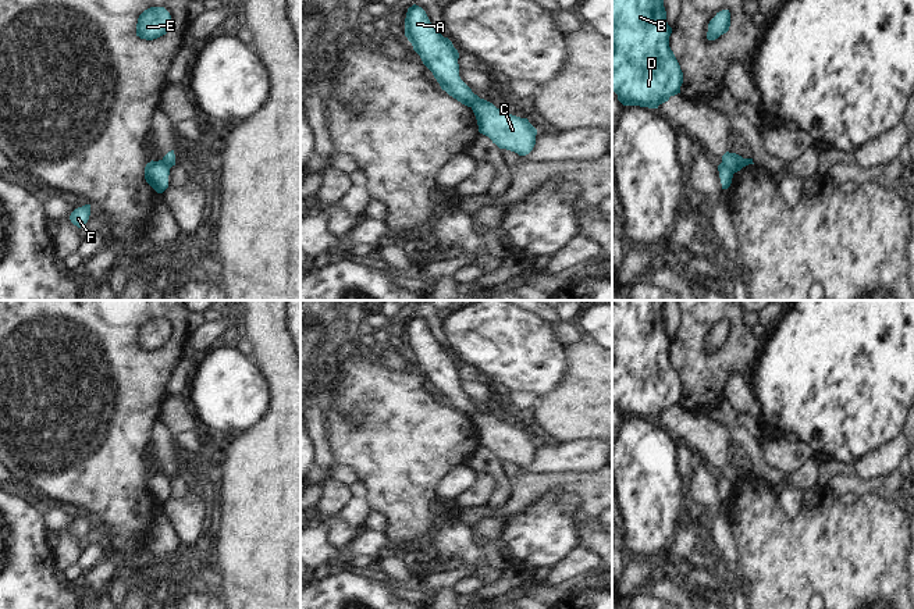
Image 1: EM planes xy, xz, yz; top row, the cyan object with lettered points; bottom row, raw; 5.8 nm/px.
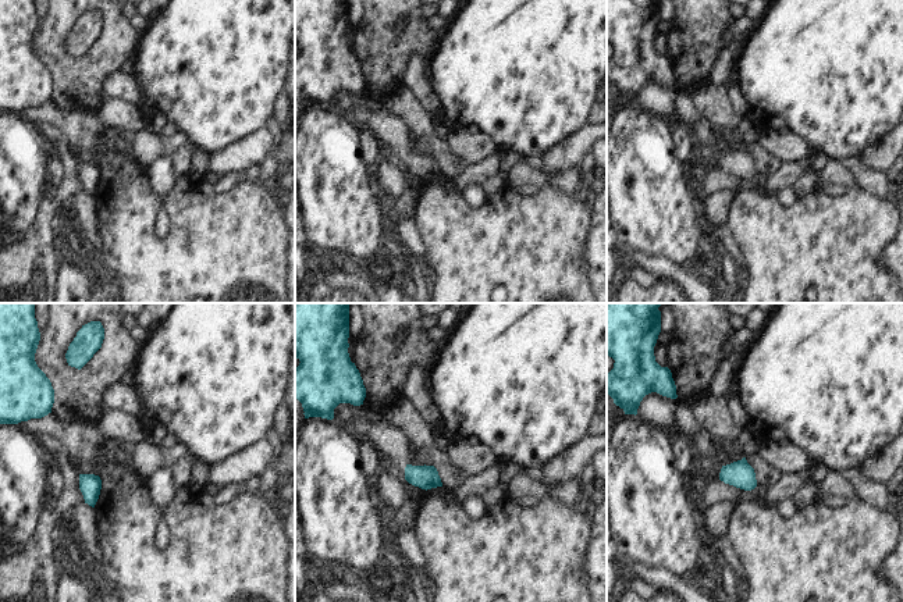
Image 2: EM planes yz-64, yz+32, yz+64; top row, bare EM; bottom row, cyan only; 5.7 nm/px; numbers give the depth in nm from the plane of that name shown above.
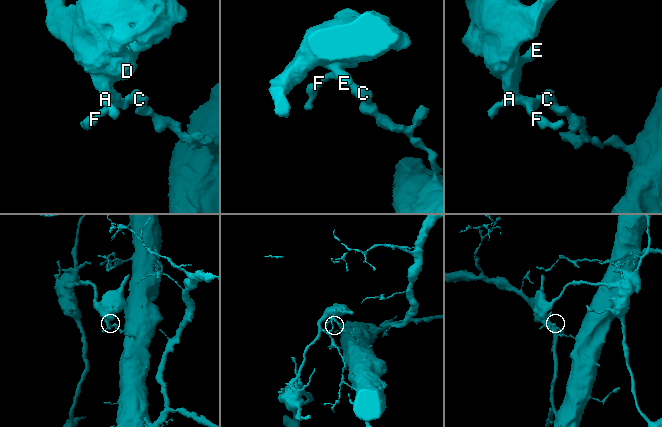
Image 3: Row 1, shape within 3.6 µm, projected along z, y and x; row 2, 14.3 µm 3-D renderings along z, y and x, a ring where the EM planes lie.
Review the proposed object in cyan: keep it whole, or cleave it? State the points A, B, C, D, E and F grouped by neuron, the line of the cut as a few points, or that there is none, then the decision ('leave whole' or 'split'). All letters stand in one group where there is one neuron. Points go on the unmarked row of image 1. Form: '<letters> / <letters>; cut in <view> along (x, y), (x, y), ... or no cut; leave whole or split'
A B D E F / C; cut in yz along (721, 474), (732, 485); split

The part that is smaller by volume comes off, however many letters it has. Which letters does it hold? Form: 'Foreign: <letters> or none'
Foreign: A, B, D, E, F.

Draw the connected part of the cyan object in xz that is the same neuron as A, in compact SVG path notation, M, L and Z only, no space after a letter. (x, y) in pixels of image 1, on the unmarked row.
M416 316L408 320L405 348L442 402L467 419L480 410L459 388L459 364L452 353L433 338L426 323Z

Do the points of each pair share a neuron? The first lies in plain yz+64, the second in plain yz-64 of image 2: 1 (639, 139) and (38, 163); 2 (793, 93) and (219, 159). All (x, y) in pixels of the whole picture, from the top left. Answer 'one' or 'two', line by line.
1: one
2: two

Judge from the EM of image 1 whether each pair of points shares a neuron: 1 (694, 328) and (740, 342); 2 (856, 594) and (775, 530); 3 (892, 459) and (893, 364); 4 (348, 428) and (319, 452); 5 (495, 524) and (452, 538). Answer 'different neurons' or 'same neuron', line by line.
1: same neuron
2: same neuron
3: different neurons
4: different neurons
5: different neurons

